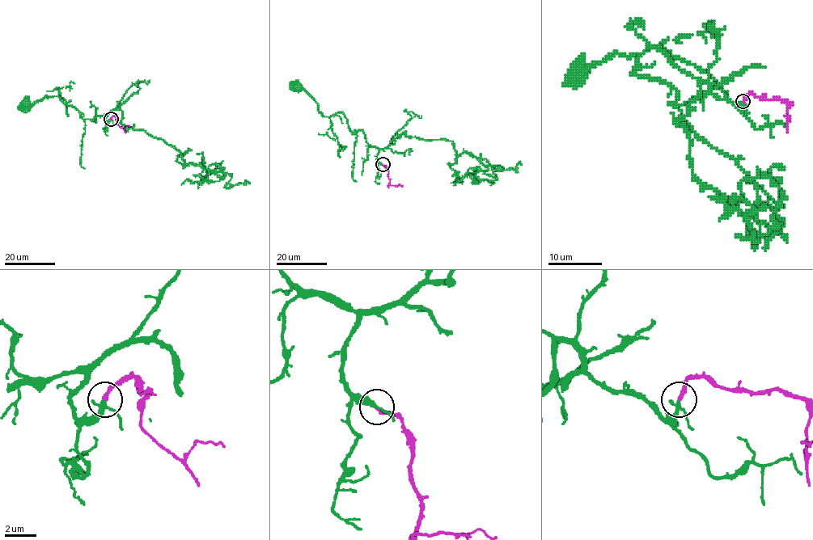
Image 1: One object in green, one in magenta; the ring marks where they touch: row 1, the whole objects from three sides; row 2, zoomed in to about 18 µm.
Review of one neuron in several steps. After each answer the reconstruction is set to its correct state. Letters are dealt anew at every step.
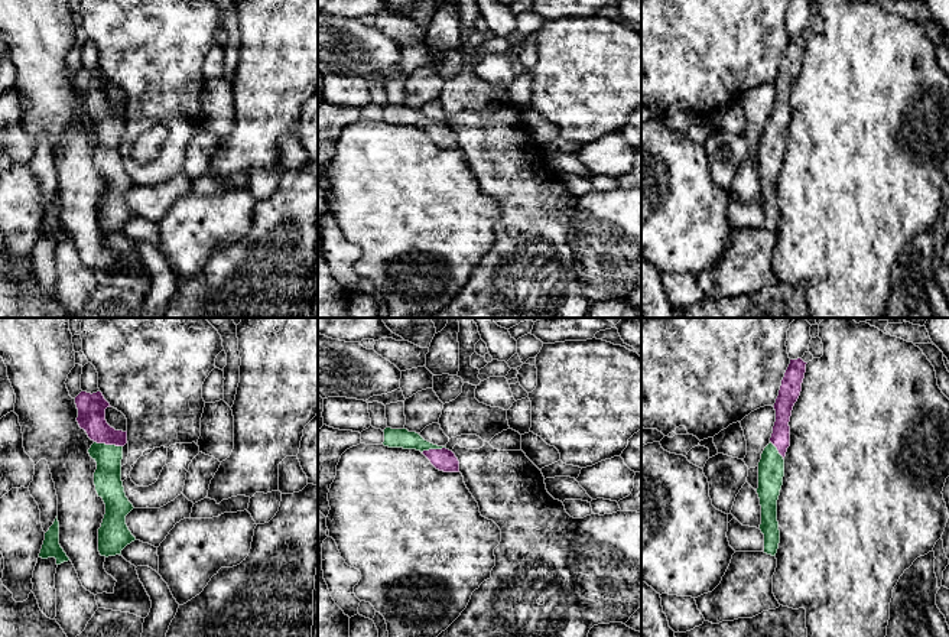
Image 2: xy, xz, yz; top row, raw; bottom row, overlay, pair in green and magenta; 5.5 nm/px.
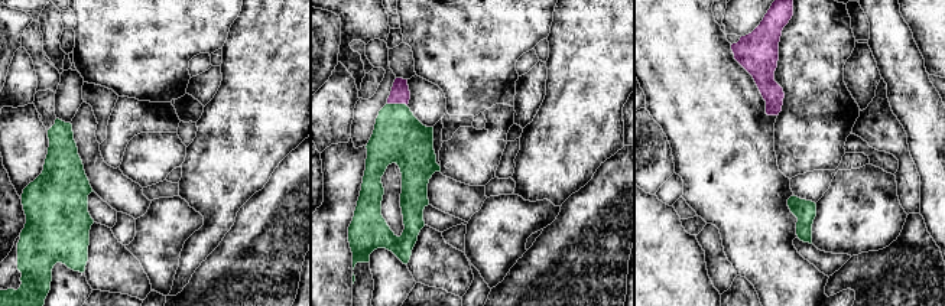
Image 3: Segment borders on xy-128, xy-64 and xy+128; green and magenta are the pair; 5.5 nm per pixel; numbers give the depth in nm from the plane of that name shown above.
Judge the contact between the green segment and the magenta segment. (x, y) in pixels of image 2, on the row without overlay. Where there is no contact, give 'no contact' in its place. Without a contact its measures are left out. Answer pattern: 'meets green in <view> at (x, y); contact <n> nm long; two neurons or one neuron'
meets green in xy at (109, 122); contact 160 nm long; one neuron

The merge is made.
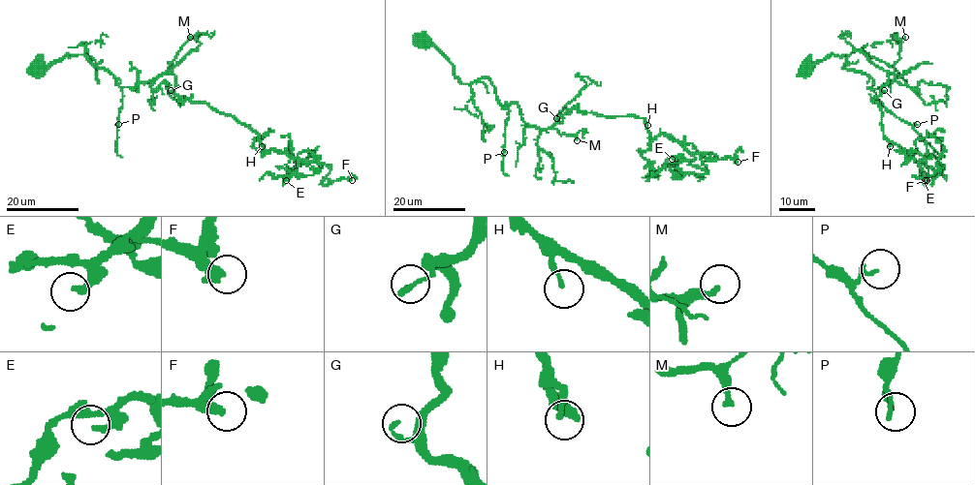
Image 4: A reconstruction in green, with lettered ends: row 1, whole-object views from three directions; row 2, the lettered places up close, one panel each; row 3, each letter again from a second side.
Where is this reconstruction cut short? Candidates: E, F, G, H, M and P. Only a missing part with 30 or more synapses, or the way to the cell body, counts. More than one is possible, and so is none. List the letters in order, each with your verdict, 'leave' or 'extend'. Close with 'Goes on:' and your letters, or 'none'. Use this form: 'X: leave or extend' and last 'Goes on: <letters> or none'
E: leave
F: extend
G: leave
H: leave
M: extend
P: leave
Goes on: F, M

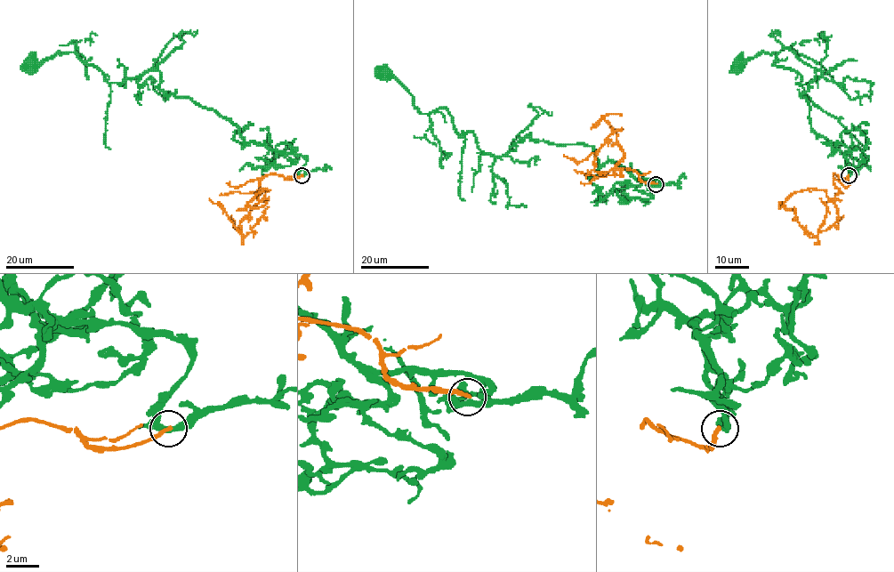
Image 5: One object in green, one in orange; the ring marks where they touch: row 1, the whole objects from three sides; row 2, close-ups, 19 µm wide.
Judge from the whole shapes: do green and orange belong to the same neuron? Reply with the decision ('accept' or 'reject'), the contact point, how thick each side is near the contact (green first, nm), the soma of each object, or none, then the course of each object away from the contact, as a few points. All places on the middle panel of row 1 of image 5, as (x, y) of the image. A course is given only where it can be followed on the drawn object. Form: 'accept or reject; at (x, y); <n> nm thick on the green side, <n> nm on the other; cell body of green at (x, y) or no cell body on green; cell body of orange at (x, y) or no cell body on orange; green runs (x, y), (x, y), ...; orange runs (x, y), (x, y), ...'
reject; at (656, 184); 340 nm thick on the green side, 240 nm on the other; cell body of green at (385, 73); no cell body on orange; green runs (656, 184), (600, 165), (583, 144), (527, 136), (515, 150), (484, 153), (446, 109), (422, 114), (385, 72); orange runs (656, 184), (642, 182), (632, 170), (594, 170), (594, 154), (623, 128)

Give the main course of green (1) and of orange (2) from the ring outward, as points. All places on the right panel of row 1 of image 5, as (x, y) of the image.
1: (849, 174), (801, 95), (818, 69), (797, 83), (798, 73), (772, 64), (779, 52), (737, 67)
2: (849, 174), (833, 174), (838, 214), (819, 232), (806, 231), (793, 207)

